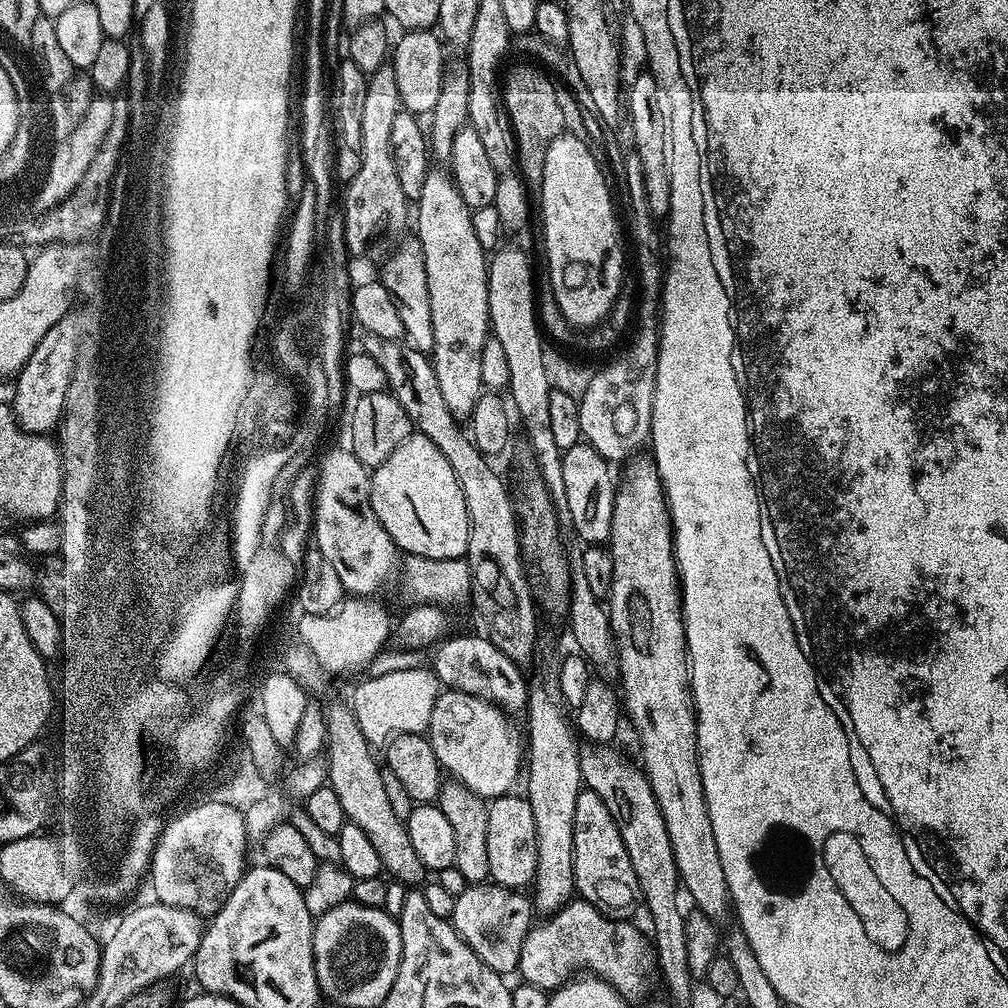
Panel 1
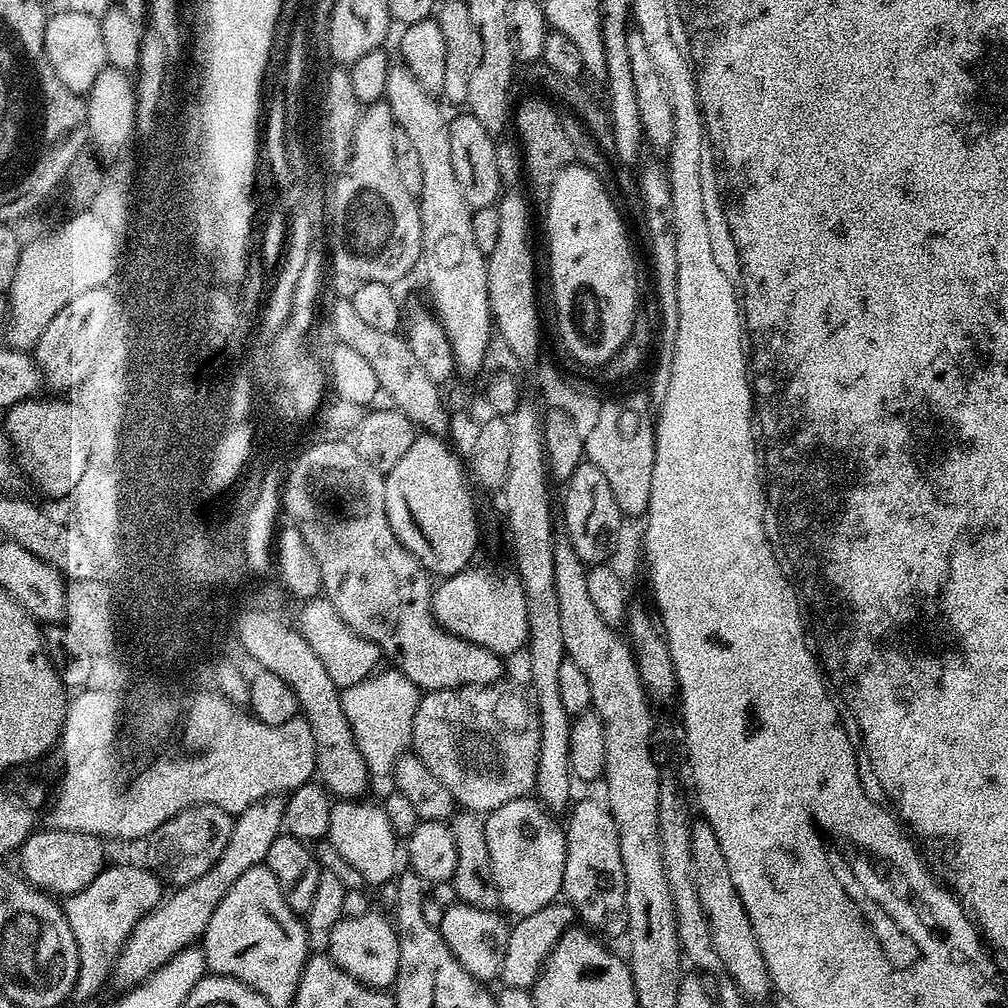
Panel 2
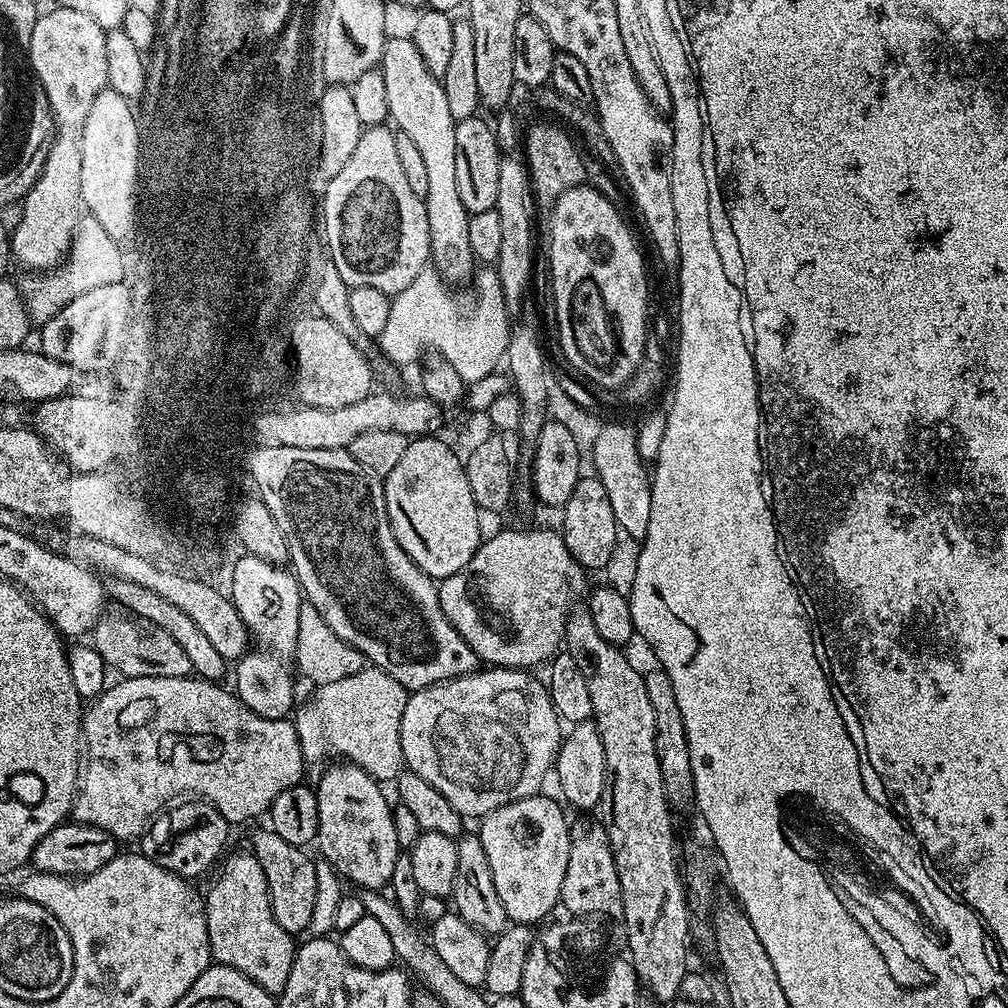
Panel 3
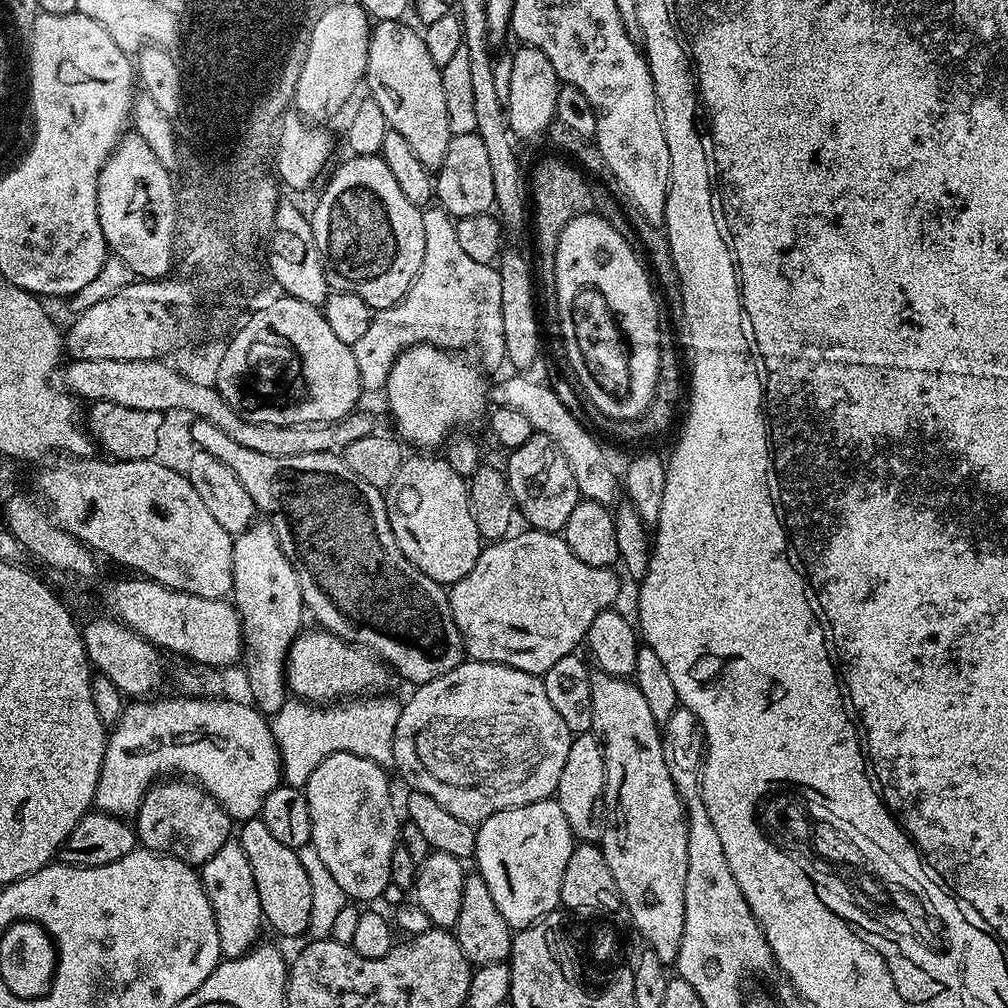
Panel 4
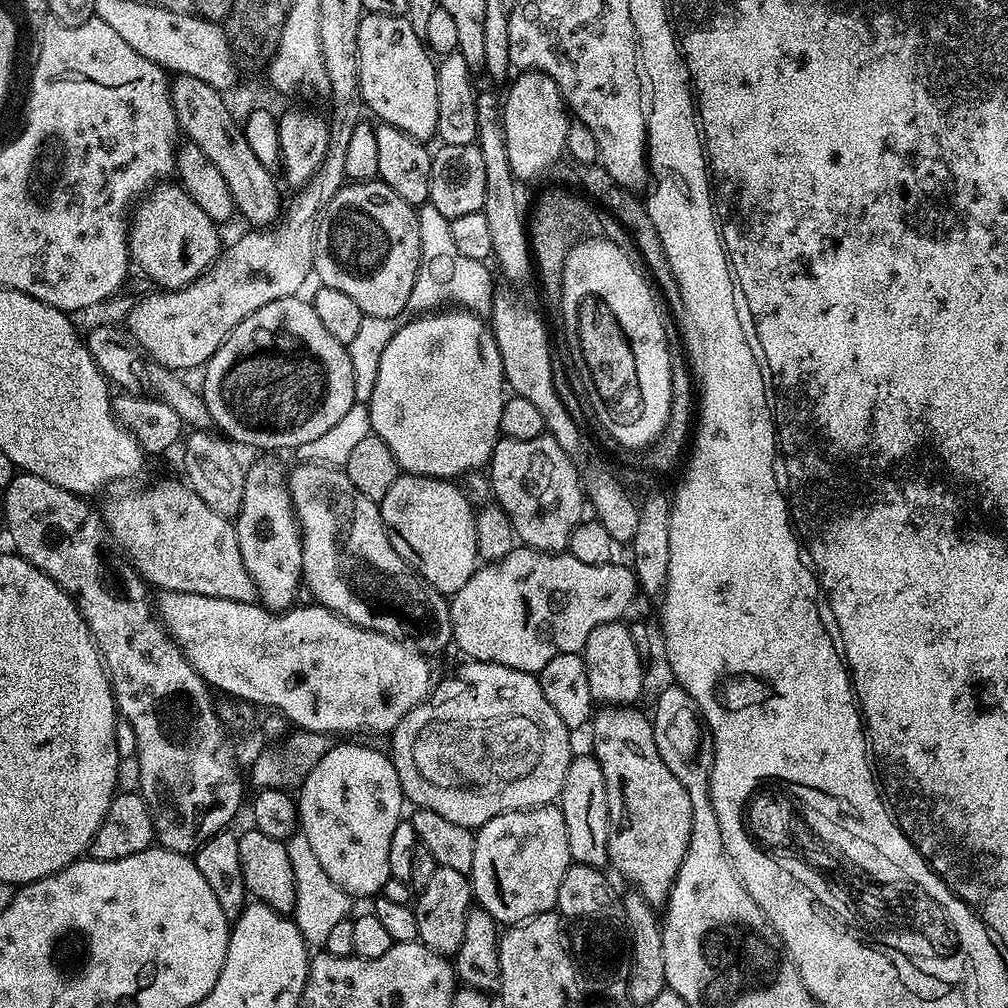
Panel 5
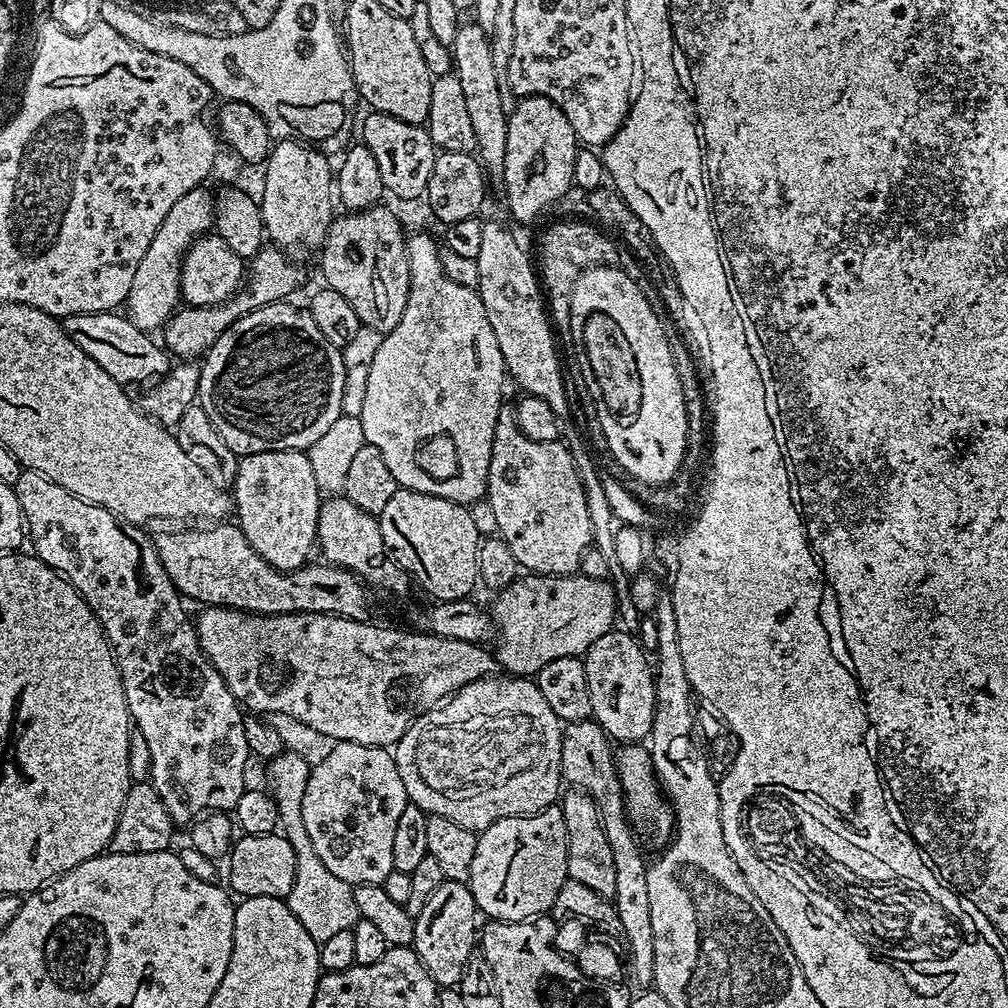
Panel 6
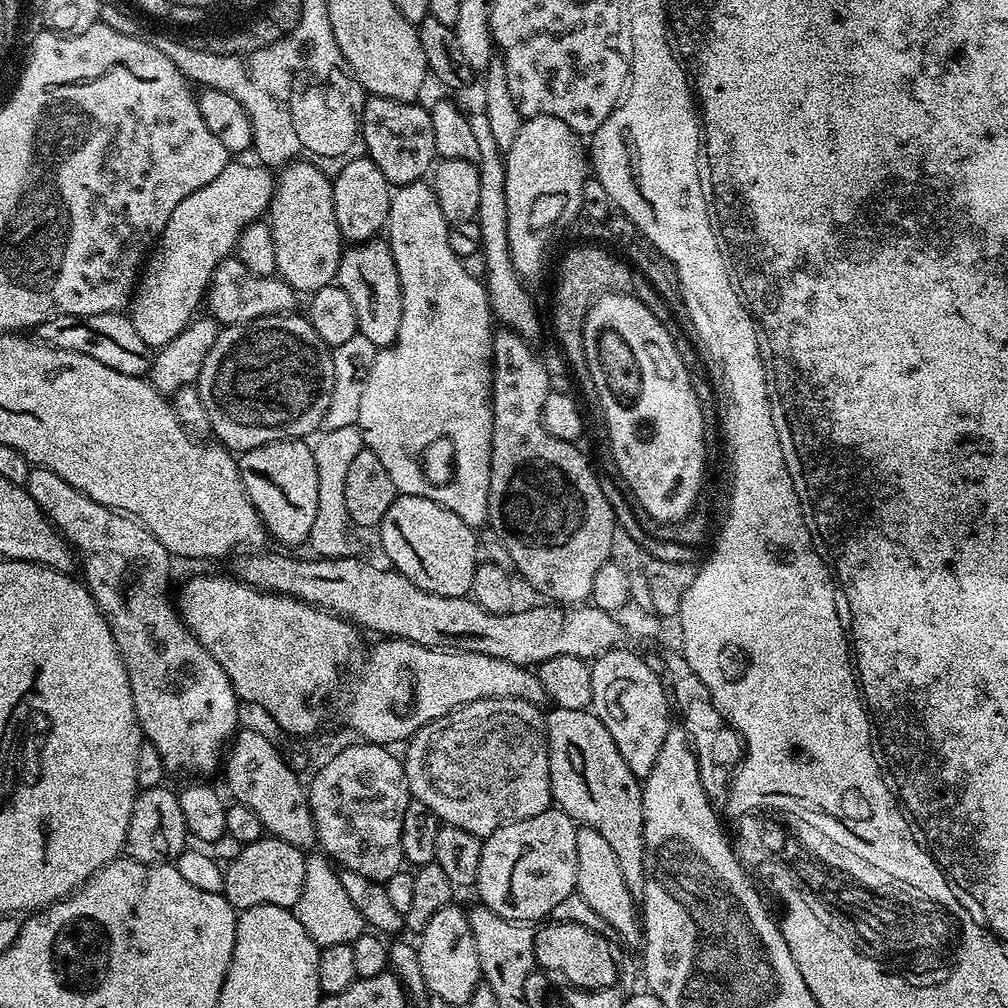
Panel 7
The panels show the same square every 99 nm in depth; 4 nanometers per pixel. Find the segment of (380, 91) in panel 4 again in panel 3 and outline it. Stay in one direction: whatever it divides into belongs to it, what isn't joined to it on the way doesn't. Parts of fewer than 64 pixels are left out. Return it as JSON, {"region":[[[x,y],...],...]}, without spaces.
{"region":[[[407,35],[385,39],[384,55],[381,56],[379,67],[384,73],[386,82],[386,102],[391,123],[397,129],[410,134],[414,147],[422,153],[426,165],[428,192],[423,196],[426,206],[426,218],[430,218],[430,257],[431,267],[435,268],[449,285],[457,286],[463,280],[471,281],[478,268],[478,261],[470,246],[470,217],[466,206],[462,206],[462,197],[458,194],[458,174],[454,170],[456,147],[454,146],[454,130],[456,121],[450,114],[450,106],[446,103],[444,85],[430,70],[426,70],[426,62],[422,62],[422,54],[418,54],[418,46]]]}

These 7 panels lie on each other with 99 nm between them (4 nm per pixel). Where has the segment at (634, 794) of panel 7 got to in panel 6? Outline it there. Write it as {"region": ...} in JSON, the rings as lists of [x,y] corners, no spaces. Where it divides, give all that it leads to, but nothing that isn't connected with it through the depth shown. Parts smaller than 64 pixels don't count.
{"region":[[[589,718],[580,720],[576,724],[569,724],[564,728],[564,741],[562,742],[562,770],[561,777],[568,780],[573,789],[586,792],[593,796],[596,803],[600,806],[600,821],[604,824],[606,838],[614,850],[614,871],[615,881],[614,890],[616,891],[610,897],[616,906],[618,922],[620,923],[619,931],[624,932],[628,939],[628,958],[626,954],[626,964],[630,969],[632,967],[632,980],[644,990],[653,987],[652,979],[654,978],[654,929],[650,922],[650,890],[646,887],[646,878],[648,877],[649,861],[644,860],[644,852],[640,849],[640,844],[636,841],[637,833],[634,831],[624,810],[624,796],[620,793],[620,779],[616,773],[616,761],[614,759],[614,748],[610,743],[610,737],[595,720]]]}

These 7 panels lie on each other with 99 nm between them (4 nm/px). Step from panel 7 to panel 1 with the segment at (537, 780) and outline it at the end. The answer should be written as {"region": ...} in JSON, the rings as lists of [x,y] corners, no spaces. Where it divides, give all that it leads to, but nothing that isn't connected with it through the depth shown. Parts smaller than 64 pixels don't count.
{"region":[[[441,691],[430,714],[427,737],[441,769],[485,798],[506,796],[522,776],[522,740],[512,733],[503,708],[465,692]]]}

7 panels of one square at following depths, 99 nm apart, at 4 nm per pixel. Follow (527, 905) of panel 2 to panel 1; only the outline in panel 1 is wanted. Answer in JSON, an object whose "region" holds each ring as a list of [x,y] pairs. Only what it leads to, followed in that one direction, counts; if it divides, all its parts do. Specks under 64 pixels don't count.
{"region":[[[509,794],[497,796],[488,800],[486,814],[486,859],[490,862],[488,871],[491,883],[501,884],[504,888],[524,890],[536,878],[536,863],[538,862],[538,846],[534,830],[534,813],[530,810],[530,802],[523,795]]]}

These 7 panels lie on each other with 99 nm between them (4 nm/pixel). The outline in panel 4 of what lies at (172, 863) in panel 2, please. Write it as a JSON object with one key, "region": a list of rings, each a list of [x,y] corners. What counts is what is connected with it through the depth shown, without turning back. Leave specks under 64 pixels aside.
{"region":[[[164,778],[149,788],[134,817],[139,843],[147,851],[173,856],[193,866],[203,866],[230,838],[234,821],[222,805],[199,783],[184,778]]]}

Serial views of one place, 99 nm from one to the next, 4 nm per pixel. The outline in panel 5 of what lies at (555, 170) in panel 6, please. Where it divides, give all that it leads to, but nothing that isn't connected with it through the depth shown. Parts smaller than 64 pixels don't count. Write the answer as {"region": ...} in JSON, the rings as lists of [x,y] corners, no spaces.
{"region":[[[527,70],[517,76],[520,77],[507,85],[508,93],[503,93],[502,111],[510,170],[516,175],[517,181],[524,182],[542,175],[560,155],[565,155],[570,113],[554,78],[544,72]]]}

